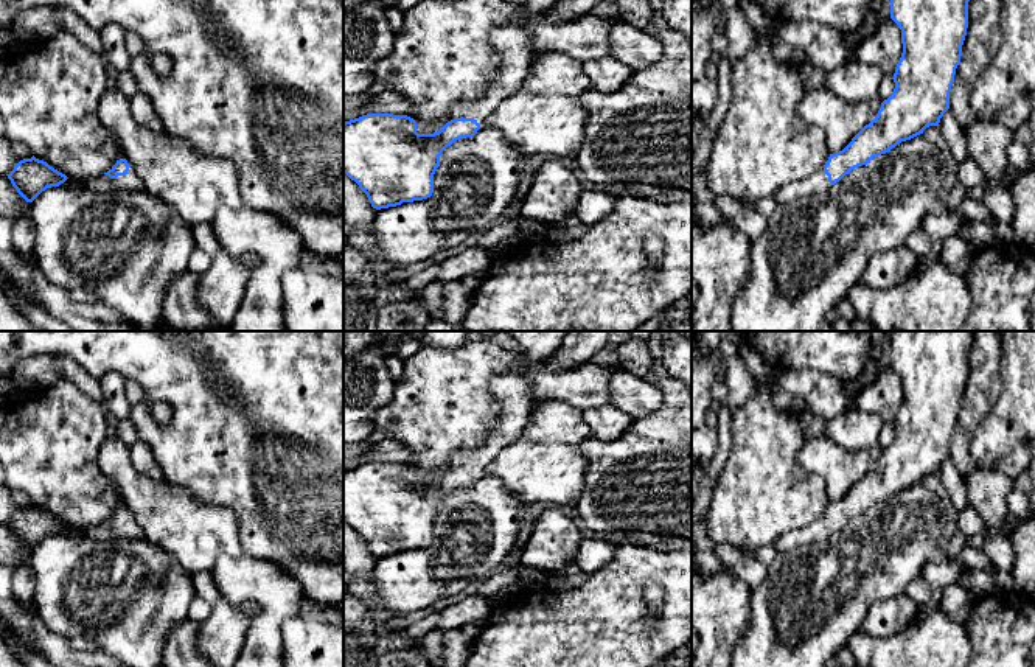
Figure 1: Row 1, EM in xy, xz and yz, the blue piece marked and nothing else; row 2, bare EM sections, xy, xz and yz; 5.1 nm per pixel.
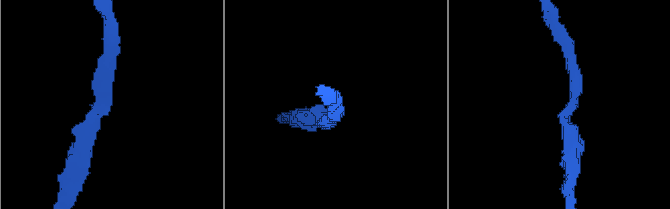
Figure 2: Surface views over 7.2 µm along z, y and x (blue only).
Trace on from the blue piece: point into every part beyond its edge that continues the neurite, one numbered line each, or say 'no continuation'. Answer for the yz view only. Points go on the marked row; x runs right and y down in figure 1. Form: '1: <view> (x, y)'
1: yz (818, 182)

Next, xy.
1: xy (131, 182)

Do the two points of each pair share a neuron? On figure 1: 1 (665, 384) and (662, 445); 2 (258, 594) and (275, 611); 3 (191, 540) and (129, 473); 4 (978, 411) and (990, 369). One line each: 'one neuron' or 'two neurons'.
1: one neuron
2: one neuron
3: one neuron
4: one neuron

